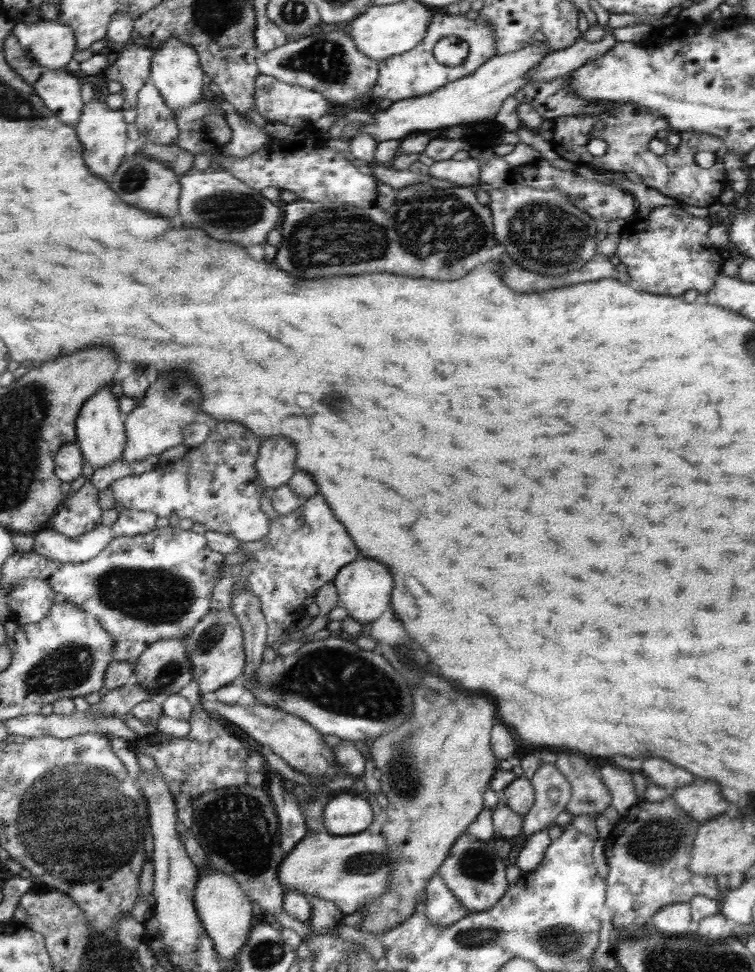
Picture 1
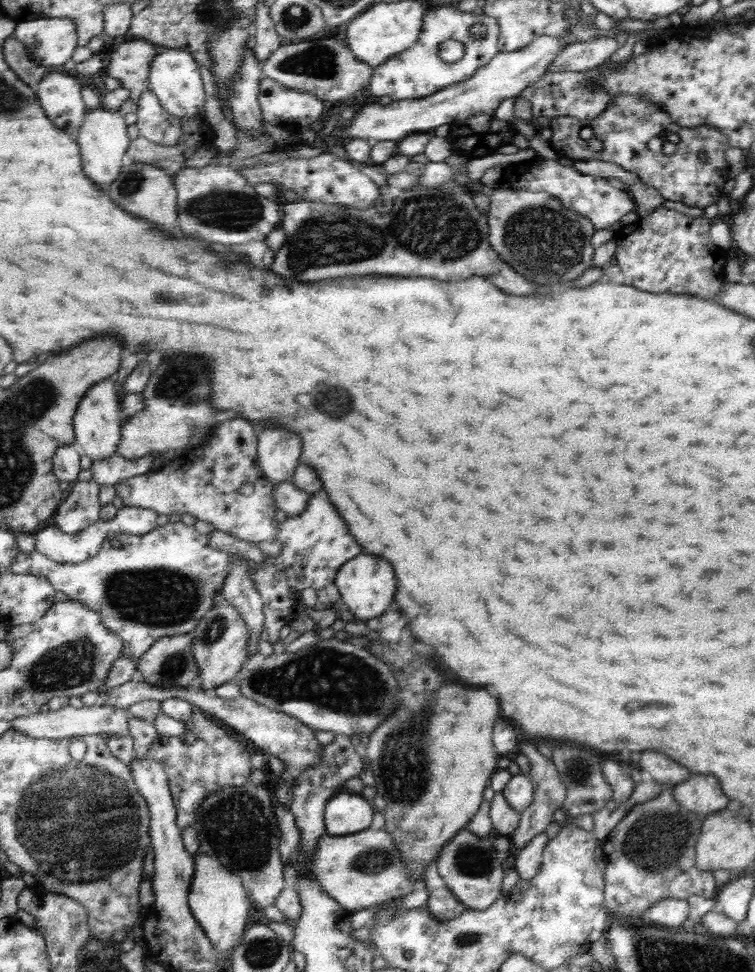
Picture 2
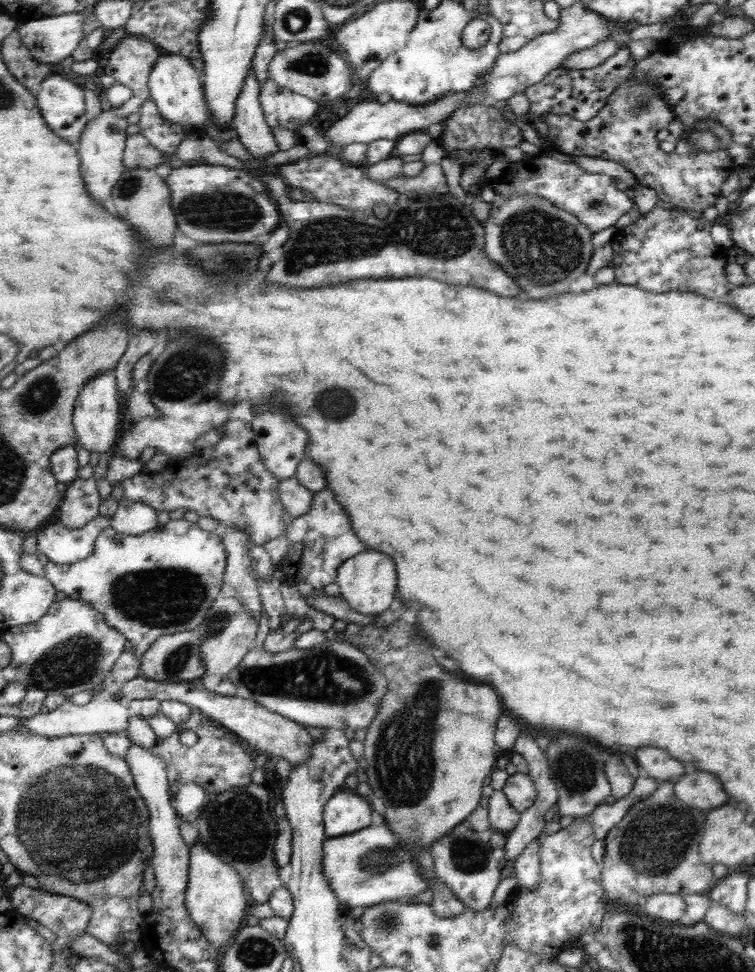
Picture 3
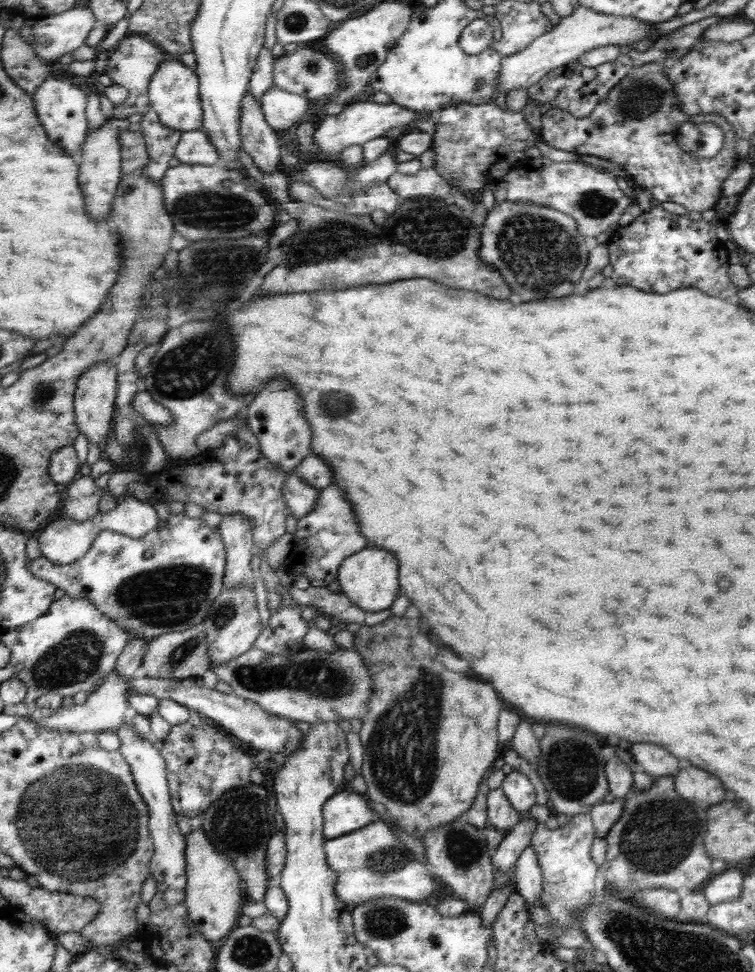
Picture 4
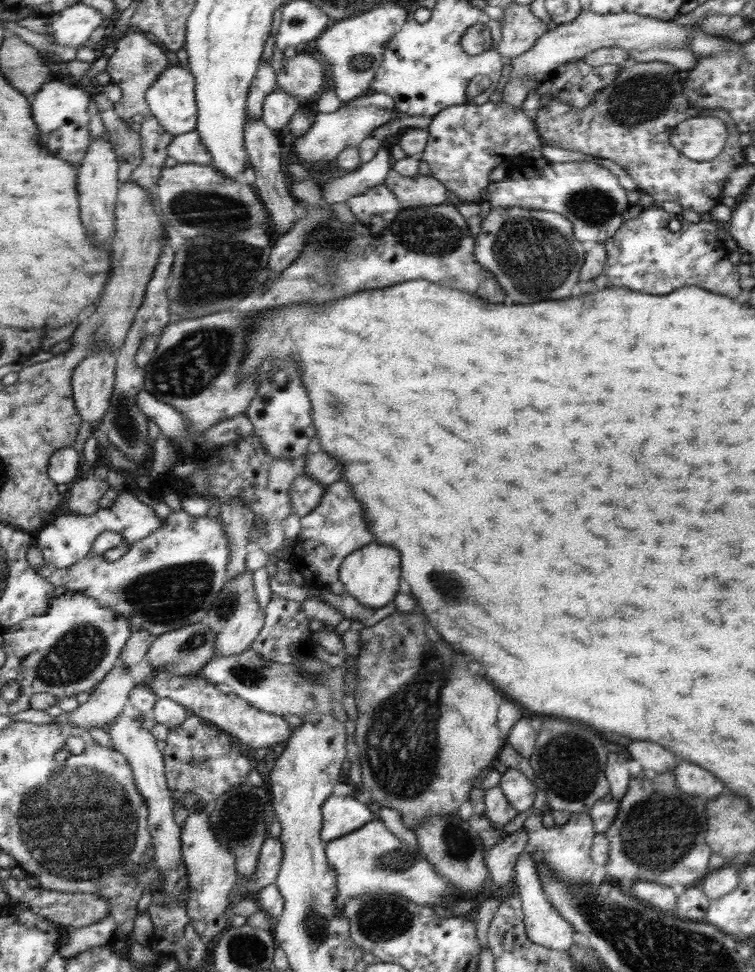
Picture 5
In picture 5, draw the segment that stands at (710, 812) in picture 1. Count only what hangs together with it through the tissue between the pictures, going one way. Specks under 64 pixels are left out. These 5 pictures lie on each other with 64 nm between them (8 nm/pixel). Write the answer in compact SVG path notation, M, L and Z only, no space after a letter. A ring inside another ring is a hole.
M681 760L675 768L675 784L681 792L689 794L689 796L705 796L705 798L715 798L717 794L721 794L723 784L719 780L715 780L709 772L705 772L703 768L689 764L685 760Z

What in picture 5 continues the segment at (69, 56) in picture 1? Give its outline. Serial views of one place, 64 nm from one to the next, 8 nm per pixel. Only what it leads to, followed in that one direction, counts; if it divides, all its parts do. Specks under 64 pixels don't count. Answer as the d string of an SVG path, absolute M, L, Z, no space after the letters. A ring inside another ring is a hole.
M75 4L59 14L51 14L51 26L45 36L49 36L55 44L81 48L89 44L91 34L97 28L109 28L107 16L87 4Z

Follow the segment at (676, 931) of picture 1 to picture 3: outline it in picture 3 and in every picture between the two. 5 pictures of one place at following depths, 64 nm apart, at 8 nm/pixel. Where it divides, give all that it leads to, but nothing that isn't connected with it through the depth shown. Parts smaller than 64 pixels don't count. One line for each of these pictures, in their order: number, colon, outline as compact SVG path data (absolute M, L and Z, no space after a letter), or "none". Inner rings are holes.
2: M659 900L643 912L639 922L643 924L653 924L657 928L673 928L673 930L683 930L683 924L689 914L689 904L687 900Z
3: M659 892L655 896L647 896L643 902L643 914L651 916L659 922L673 922L677 924L681 914L685 912L685 902L681 896Z

